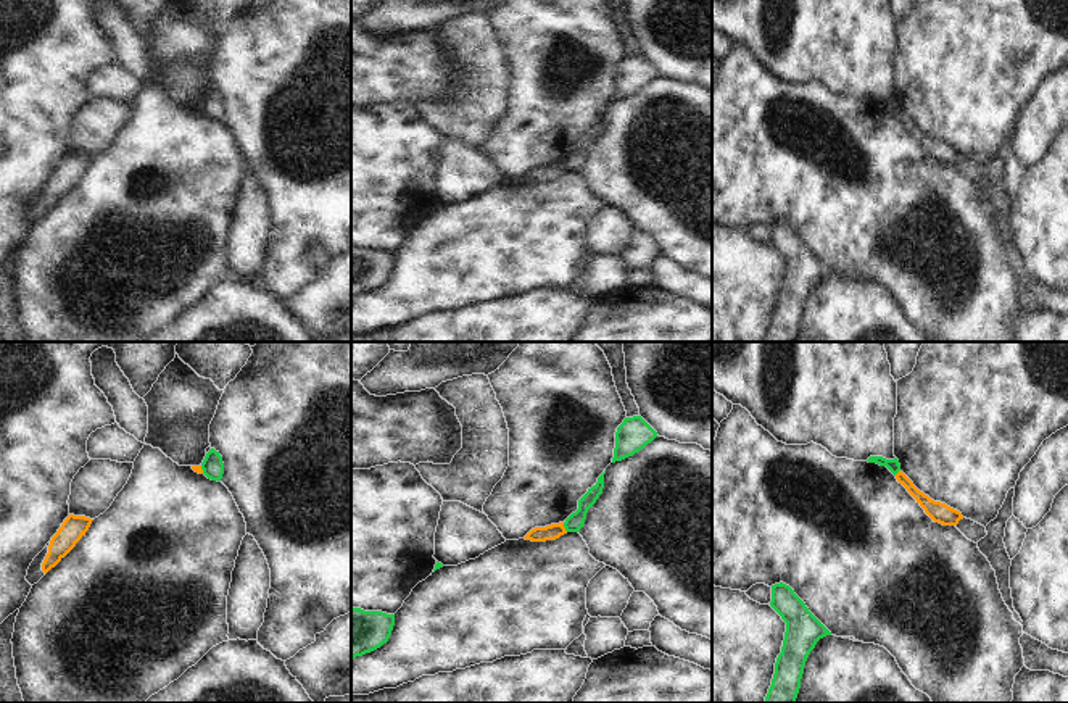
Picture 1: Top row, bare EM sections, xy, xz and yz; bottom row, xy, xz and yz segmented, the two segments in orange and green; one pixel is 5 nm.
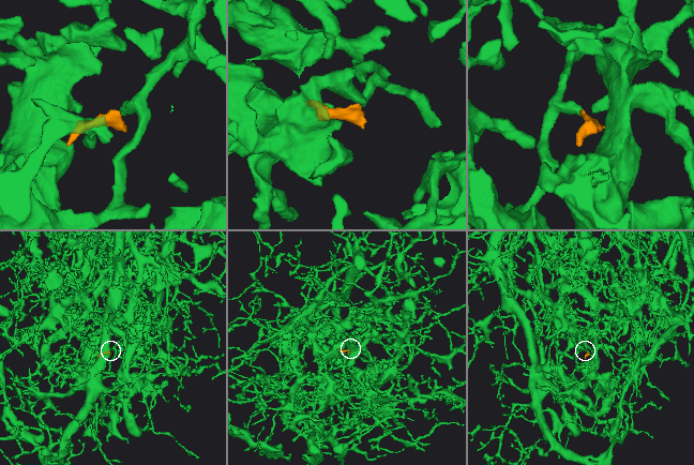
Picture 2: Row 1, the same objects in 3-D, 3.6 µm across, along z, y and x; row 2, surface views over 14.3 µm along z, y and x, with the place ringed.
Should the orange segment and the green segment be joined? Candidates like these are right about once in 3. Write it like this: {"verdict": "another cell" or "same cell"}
{"verdict": "another cell"}

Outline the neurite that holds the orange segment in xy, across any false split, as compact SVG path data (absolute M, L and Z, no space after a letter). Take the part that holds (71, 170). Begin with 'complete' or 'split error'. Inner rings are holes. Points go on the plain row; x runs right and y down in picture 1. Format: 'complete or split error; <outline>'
split error; M69 153L47 185L34 197L27 208L26 219L37 223L52 206L55 206L85 174L93 158Z

